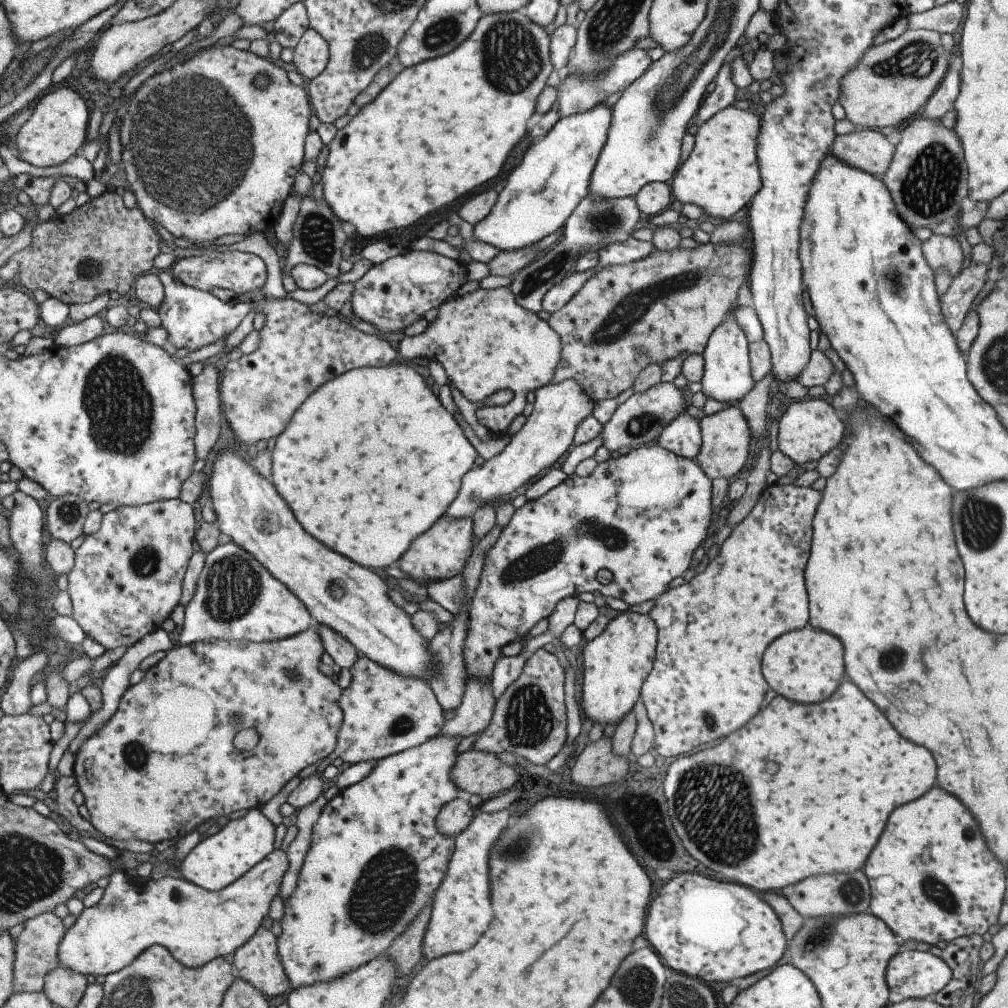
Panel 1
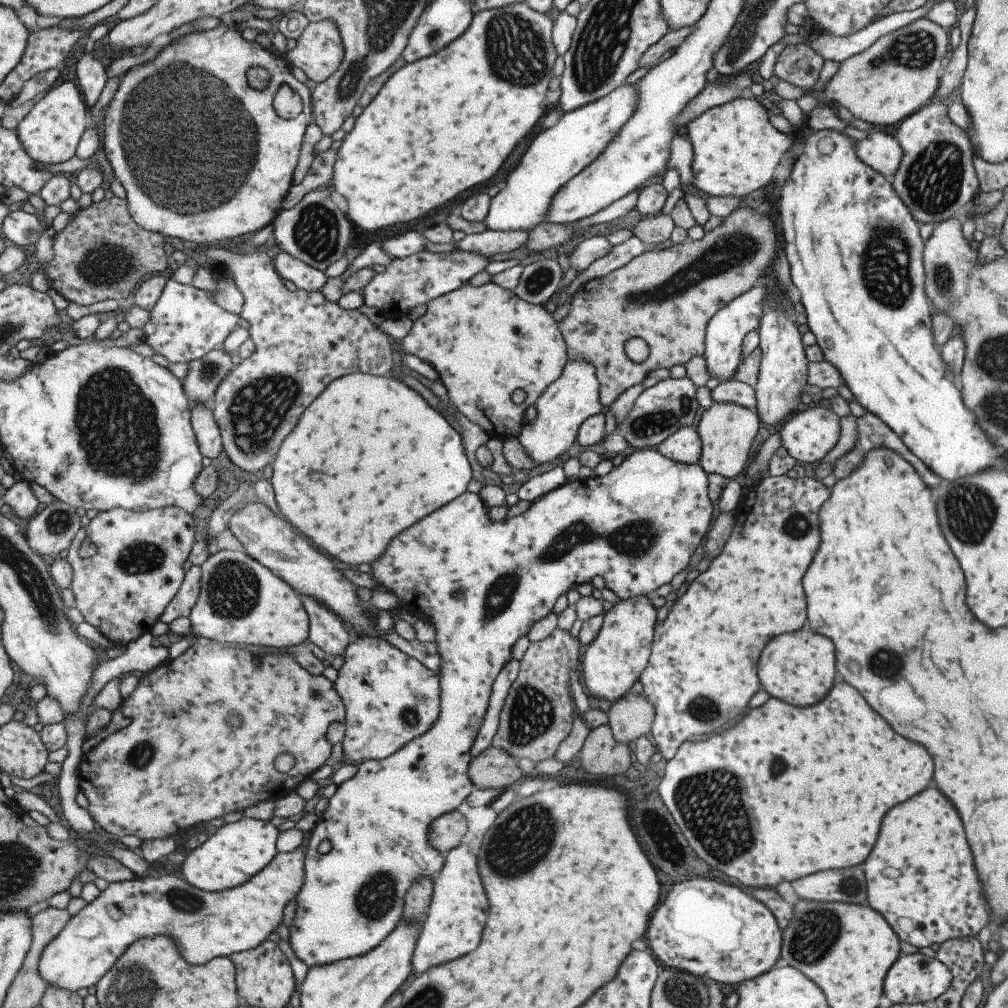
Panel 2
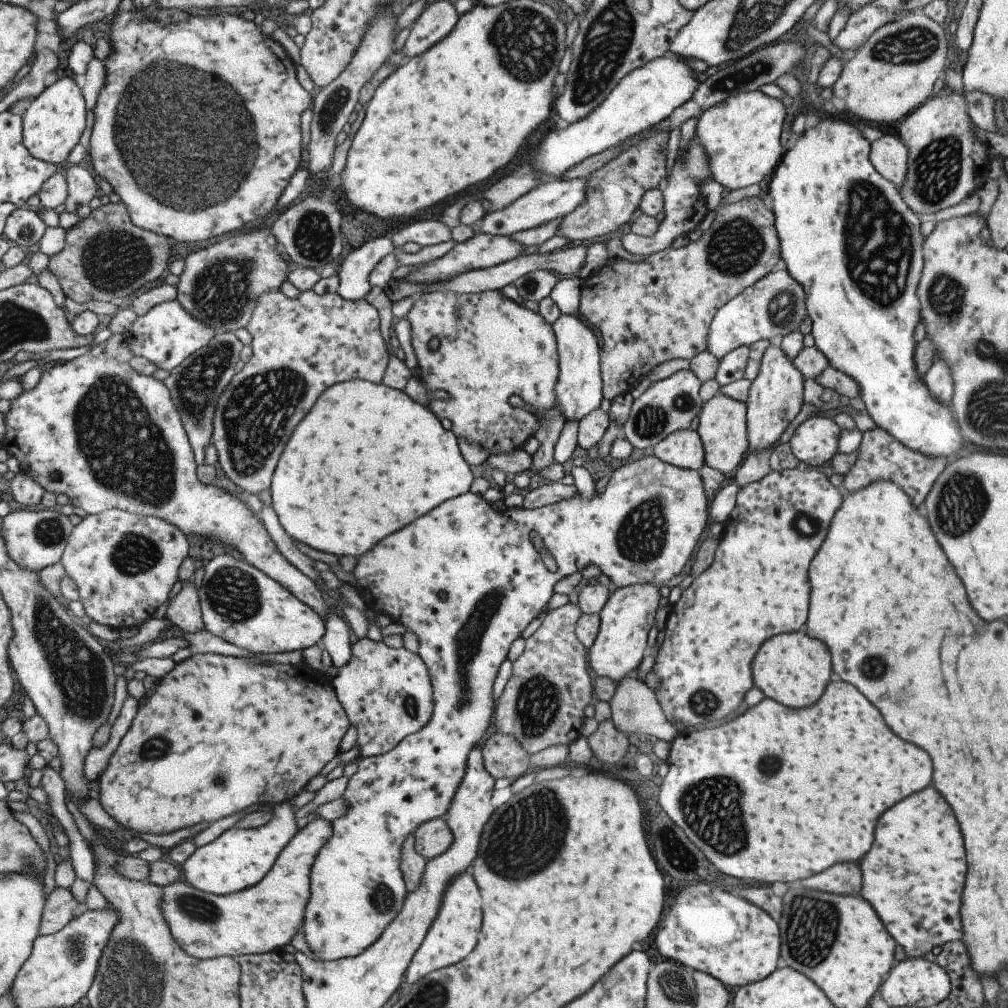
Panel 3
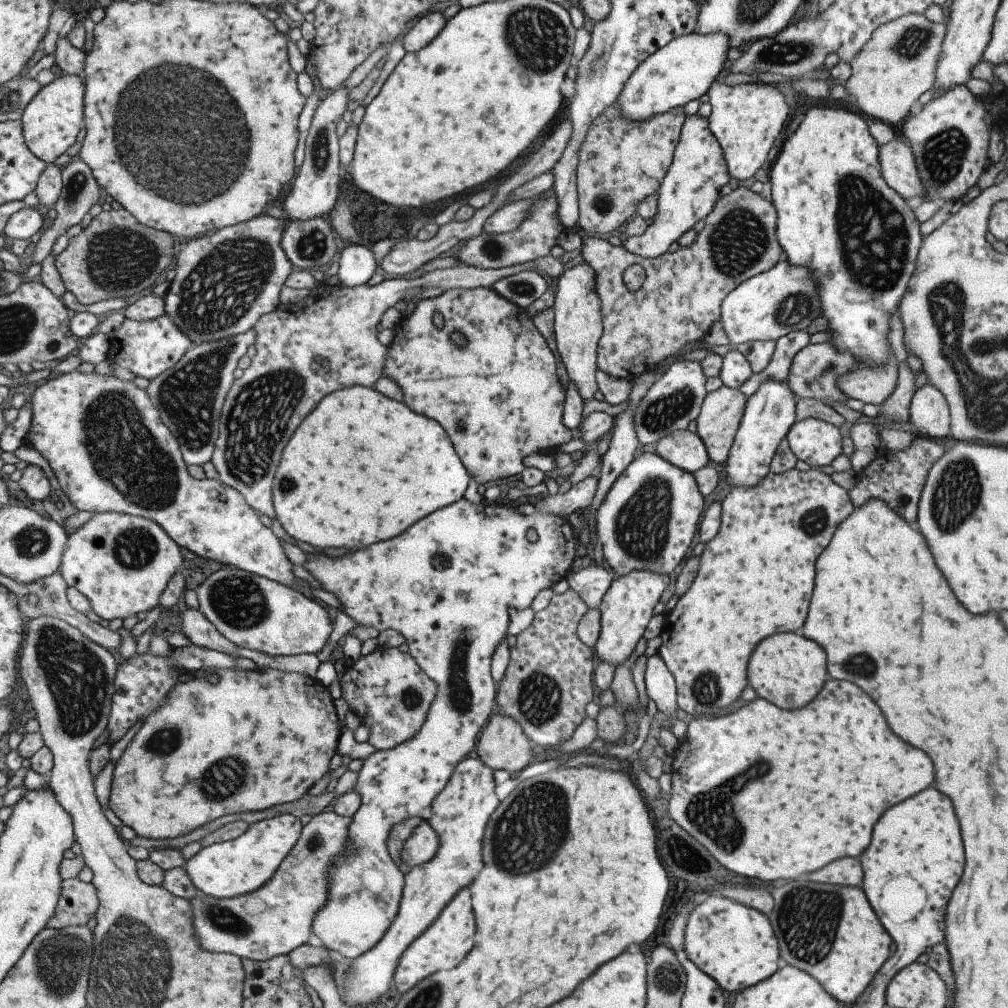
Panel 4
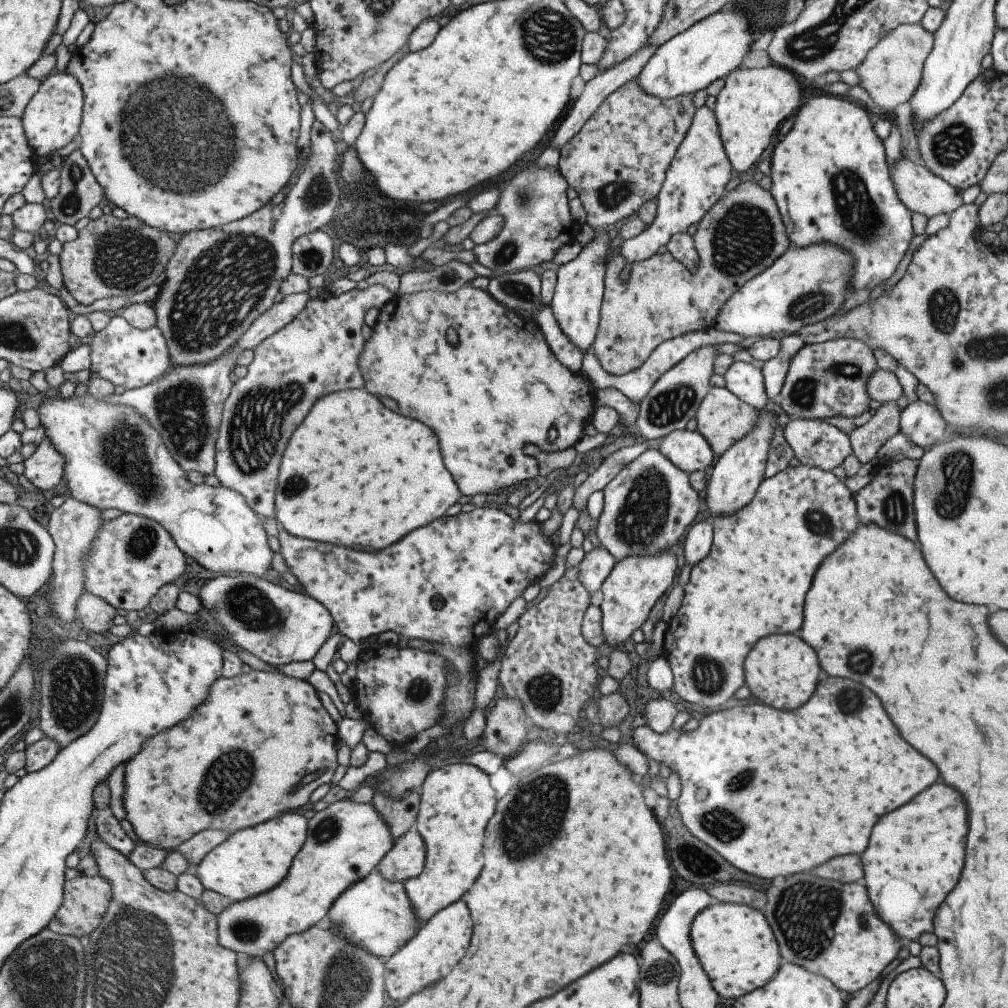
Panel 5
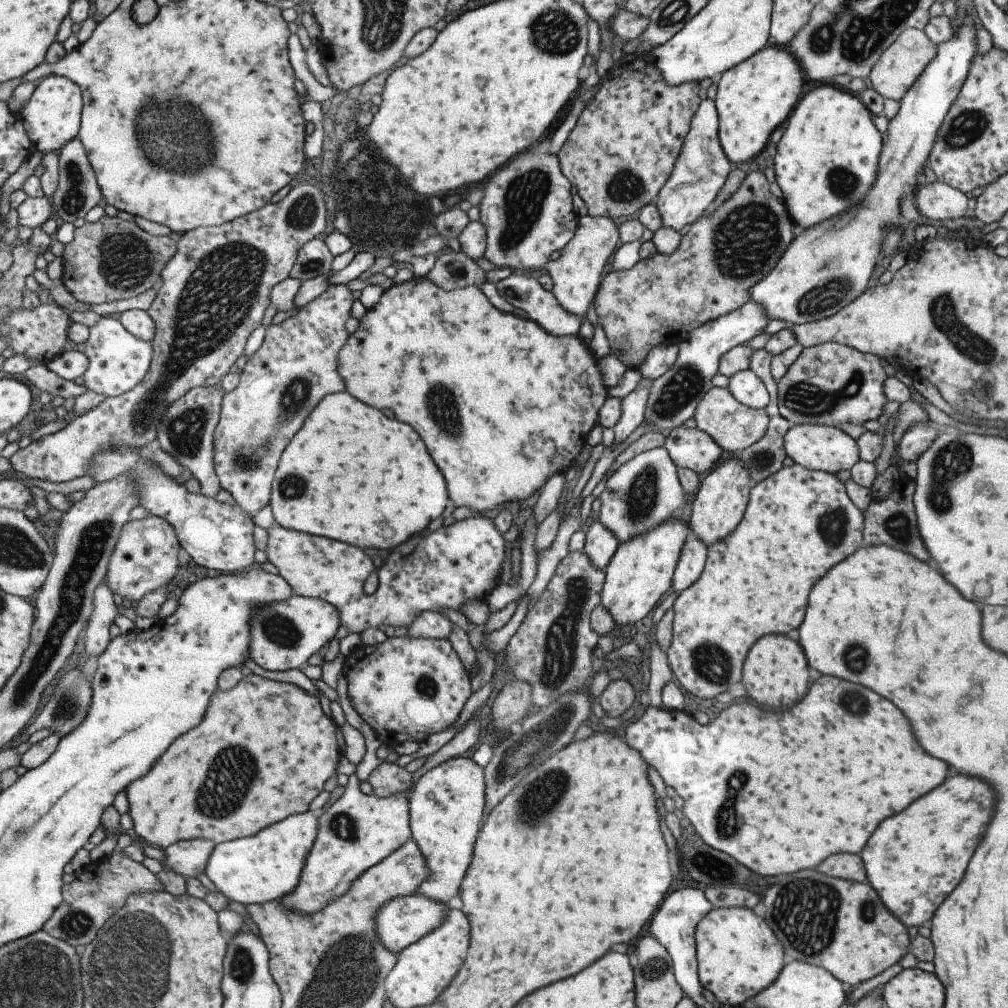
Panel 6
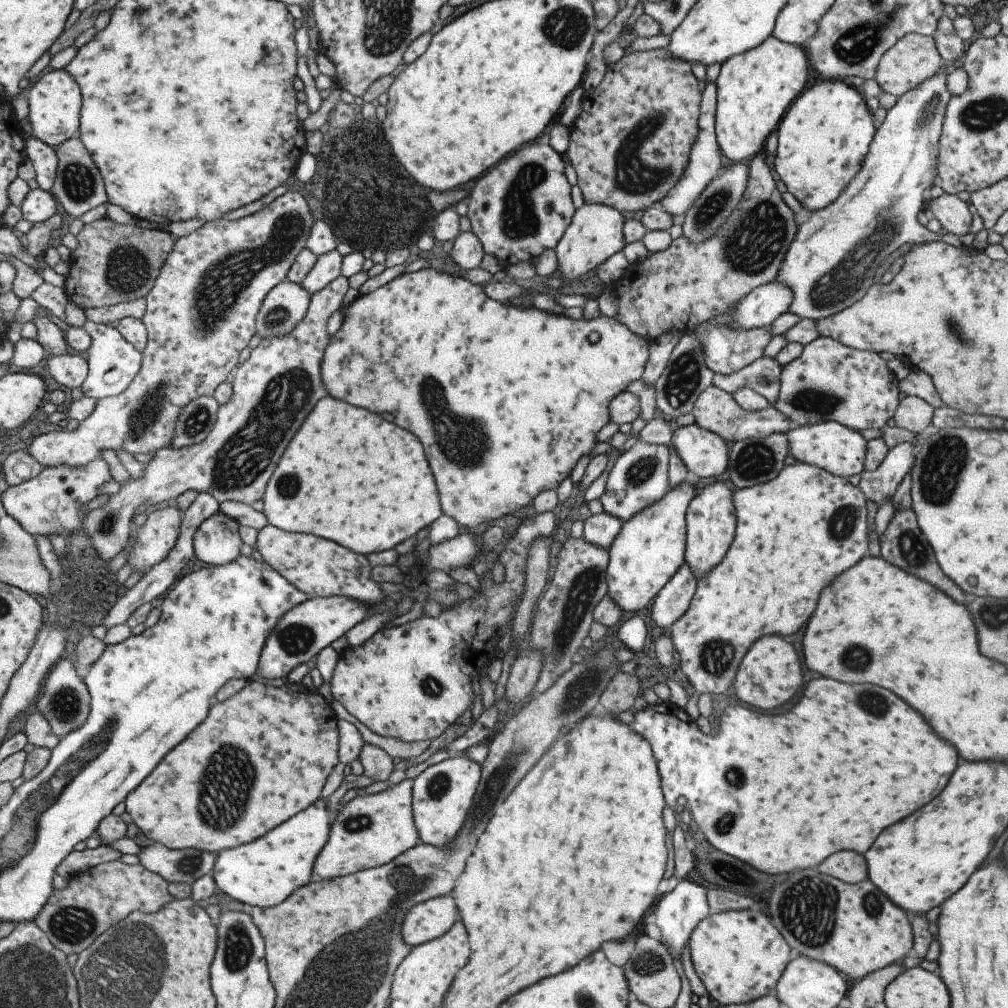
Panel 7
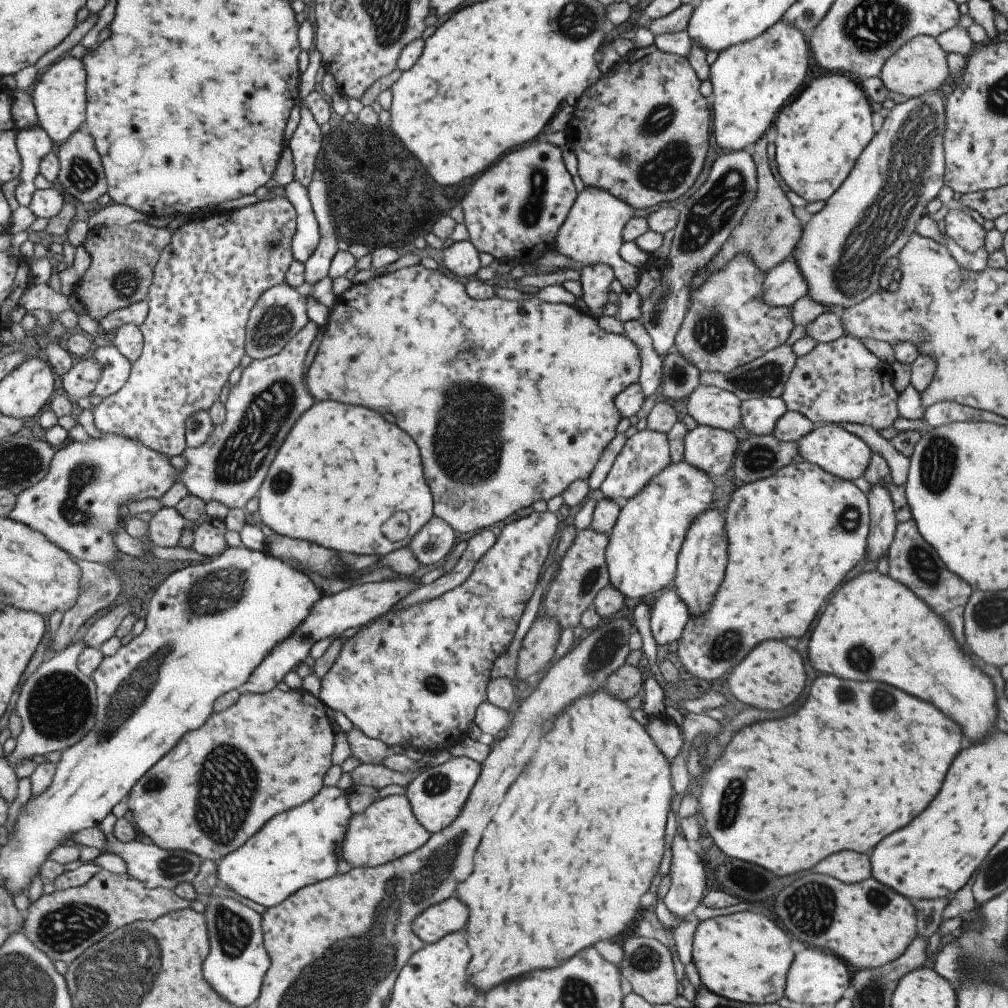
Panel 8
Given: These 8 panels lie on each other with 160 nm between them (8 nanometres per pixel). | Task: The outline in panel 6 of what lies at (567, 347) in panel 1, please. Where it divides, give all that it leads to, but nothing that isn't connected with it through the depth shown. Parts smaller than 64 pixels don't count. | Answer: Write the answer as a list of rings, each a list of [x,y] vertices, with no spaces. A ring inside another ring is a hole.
[[[761,171],[749,172],[725,203],[711,212],[705,212],[690,224],[675,252],[668,255],[656,252],[650,257],[639,259],[631,268],[611,271],[603,278],[594,294],[594,308],[598,323],[608,340],[610,354],[628,369],[636,370],[654,346],[677,345],[694,328],[739,308],[750,299],[750,288],[775,266],[793,240],[793,222],[788,211],[781,200],[773,197],[768,186]]]

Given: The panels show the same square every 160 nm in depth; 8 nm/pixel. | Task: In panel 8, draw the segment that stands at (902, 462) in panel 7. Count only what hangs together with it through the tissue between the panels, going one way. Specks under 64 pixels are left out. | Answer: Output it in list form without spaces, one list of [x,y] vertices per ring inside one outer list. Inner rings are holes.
[[[871,484],[865,494],[869,512],[869,534],[867,536],[867,561],[878,562],[881,556],[885,556],[887,548],[893,540],[895,519],[891,498],[886,487],[879,484]]]

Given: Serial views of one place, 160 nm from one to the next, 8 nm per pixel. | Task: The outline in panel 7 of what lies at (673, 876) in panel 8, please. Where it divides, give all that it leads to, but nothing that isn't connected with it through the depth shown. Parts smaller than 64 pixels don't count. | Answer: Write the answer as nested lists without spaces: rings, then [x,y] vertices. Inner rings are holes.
[[[682,879],[671,892],[668,892],[663,898],[655,901],[656,908],[653,910],[655,916],[655,926],[659,928],[661,940],[667,943],[667,950],[673,956],[673,959],[681,962],[681,950],[685,948],[687,940],[693,931],[693,928],[705,917],[709,915],[708,905],[706,902],[706,890],[699,884]]]

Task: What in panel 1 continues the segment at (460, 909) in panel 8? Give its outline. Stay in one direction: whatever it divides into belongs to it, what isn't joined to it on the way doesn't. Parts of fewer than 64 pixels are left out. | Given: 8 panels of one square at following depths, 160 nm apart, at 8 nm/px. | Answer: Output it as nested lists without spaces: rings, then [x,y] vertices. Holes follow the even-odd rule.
[[[652,443],[631,449],[627,454],[619,455],[615,459],[597,463],[593,471],[586,477],[579,477],[575,473],[566,475],[563,482],[560,482],[557,486],[539,496],[539,498],[528,500],[523,506],[515,509],[495,543],[485,551],[481,572],[478,576],[478,585],[470,600],[466,635],[462,644],[462,664],[464,665],[465,674],[463,683],[467,680],[467,677],[474,677],[482,685],[487,685],[490,682],[495,661],[502,656],[501,648],[505,644],[509,644],[509,642],[521,640],[539,620],[547,619],[554,606],[565,597],[577,597],[581,592],[598,590],[599,594],[605,597],[619,598],[628,607],[633,607],[649,599],[654,600],[663,591],[667,590],[667,584],[675,576],[682,576],[686,572],[689,560],[693,556],[693,551],[701,544],[701,540],[705,538],[707,526],[709,526],[713,513],[715,513],[715,508],[713,508],[710,501],[711,485],[711,479],[707,478],[707,475],[699,468],[695,460],[678,457],[676,454]],[[443,513],[425,532],[416,536],[394,566],[417,583],[428,584],[453,578],[462,572],[474,549],[472,517],[450,517]],[[597,570],[609,570],[612,574],[612,581],[605,585],[598,583],[595,580],[595,572]],[[435,735],[417,746],[380,758],[378,761],[374,761],[374,765],[365,778],[338,791],[333,798],[330,798],[323,805],[316,823],[312,826],[310,847],[306,852],[305,861],[299,872],[297,888],[286,902],[285,918],[281,922],[281,934],[277,937],[278,949],[293,987],[306,987],[319,981],[328,981],[350,970],[355,970],[355,968],[361,967],[362,964],[369,963],[372,958],[387,952],[391,941],[404,931],[404,928],[413,920],[419,909],[423,905],[429,905],[434,890],[439,886],[440,880],[443,878],[454,849],[453,837],[440,835],[434,822],[439,809],[445,803],[461,795],[455,783],[450,779],[450,770],[454,767],[458,755],[455,746],[459,741],[458,736]]]

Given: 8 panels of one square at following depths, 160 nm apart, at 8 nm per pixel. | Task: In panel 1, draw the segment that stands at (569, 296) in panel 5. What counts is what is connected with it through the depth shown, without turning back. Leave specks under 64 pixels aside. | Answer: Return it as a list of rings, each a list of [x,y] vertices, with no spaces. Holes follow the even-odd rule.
[[[573,379],[547,383],[535,389],[532,413],[525,419],[520,430],[510,436],[509,443],[501,453],[461,477],[457,496],[446,508],[445,514],[450,517],[471,517],[483,503],[490,503],[499,496],[509,496],[513,490],[527,486],[545,468],[553,466],[559,456],[569,448],[575,429],[586,416],[592,414],[593,407],[591,397]]]

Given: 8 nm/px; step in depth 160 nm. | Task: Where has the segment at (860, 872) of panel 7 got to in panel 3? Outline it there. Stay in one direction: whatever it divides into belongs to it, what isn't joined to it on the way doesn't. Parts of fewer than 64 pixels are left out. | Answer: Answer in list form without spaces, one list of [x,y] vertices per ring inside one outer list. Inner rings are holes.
[[[833,863],[800,884],[805,888],[836,895],[859,895],[861,888],[860,866],[855,863]]]

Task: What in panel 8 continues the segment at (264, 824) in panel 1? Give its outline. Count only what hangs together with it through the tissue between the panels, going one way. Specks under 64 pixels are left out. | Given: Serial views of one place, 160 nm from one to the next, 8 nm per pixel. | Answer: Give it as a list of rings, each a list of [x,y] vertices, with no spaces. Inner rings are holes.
[[[323,786],[318,795],[307,800],[306,804],[275,816],[242,848],[219,861],[219,879],[239,896],[269,909],[279,907],[279,904],[285,903],[304,887],[319,883],[323,878],[333,877],[337,868],[335,850],[339,848],[339,844],[343,844],[344,837],[347,836],[348,823],[352,818],[349,810],[345,812],[345,804],[347,804],[345,790],[337,786]]]

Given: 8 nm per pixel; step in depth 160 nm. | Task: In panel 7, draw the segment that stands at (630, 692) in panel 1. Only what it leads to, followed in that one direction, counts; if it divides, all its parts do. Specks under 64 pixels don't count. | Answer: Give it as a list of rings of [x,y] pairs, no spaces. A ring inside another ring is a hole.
[[[681,482],[677,488],[669,488],[661,500],[622,522],[621,530],[608,548],[605,570],[606,596],[621,612],[637,612],[647,606],[683,564],[685,514],[689,502],[696,496],[693,490],[691,484]]]

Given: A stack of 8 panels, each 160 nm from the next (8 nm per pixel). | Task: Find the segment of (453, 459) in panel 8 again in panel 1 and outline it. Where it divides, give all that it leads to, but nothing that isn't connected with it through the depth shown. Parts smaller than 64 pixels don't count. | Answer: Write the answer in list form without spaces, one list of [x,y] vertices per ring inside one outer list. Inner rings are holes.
[[[509,287],[484,289],[457,294],[437,307],[435,319],[428,323],[425,330],[415,336],[404,335],[397,344],[397,350],[403,360],[427,358],[439,362],[449,380],[469,402],[481,402],[497,390],[511,390],[511,400],[504,406],[482,407],[475,411],[477,421],[491,432],[493,437],[503,436],[507,426],[517,414],[521,414],[526,403],[525,394],[552,382],[555,367],[560,359],[561,343],[559,335],[539,318],[536,313],[525,310],[514,299]]]

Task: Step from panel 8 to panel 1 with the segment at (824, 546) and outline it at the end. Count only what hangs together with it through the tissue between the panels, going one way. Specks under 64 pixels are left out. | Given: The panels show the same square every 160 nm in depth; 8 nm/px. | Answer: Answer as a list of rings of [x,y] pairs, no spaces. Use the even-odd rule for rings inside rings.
[[[773,483],[765,486],[758,499],[752,504],[747,516],[731,529],[729,536],[720,545],[718,554],[706,564],[703,572],[694,575],[687,583],[663,591],[653,600],[654,605],[648,615],[656,626],[654,661],[651,670],[642,682],[639,697],[643,701],[647,718],[654,732],[653,747],[667,761],[673,756],[679,756],[679,754],[695,752],[697,746],[709,744],[709,742],[737,730],[760,709],[761,699],[768,687],[768,684],[763,680],[763,676],[761,676],[761,668],[759,668],[759,660],[761,660],[763,650],[779,634],[803,628],[808,624],[808,596],[804,585],[803,568],[805,568],[810,554],[812,519],[816,513],[816,506],[819,504],[821,495],[821,492],[814,488],[800,487],[793,483],[788,485]]]

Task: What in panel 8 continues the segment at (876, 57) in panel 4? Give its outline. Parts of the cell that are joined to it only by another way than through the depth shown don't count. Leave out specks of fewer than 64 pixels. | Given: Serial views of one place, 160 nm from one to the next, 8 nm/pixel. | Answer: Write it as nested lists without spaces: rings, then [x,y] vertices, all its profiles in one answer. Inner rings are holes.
[[[918,35],[903,44],[892,56],[889,56],[878,75],[887,91],[902,94],[908,99],[919,97],[927,92],[945,89],[950,79],[946,53],[939,47],[935,37]]]

